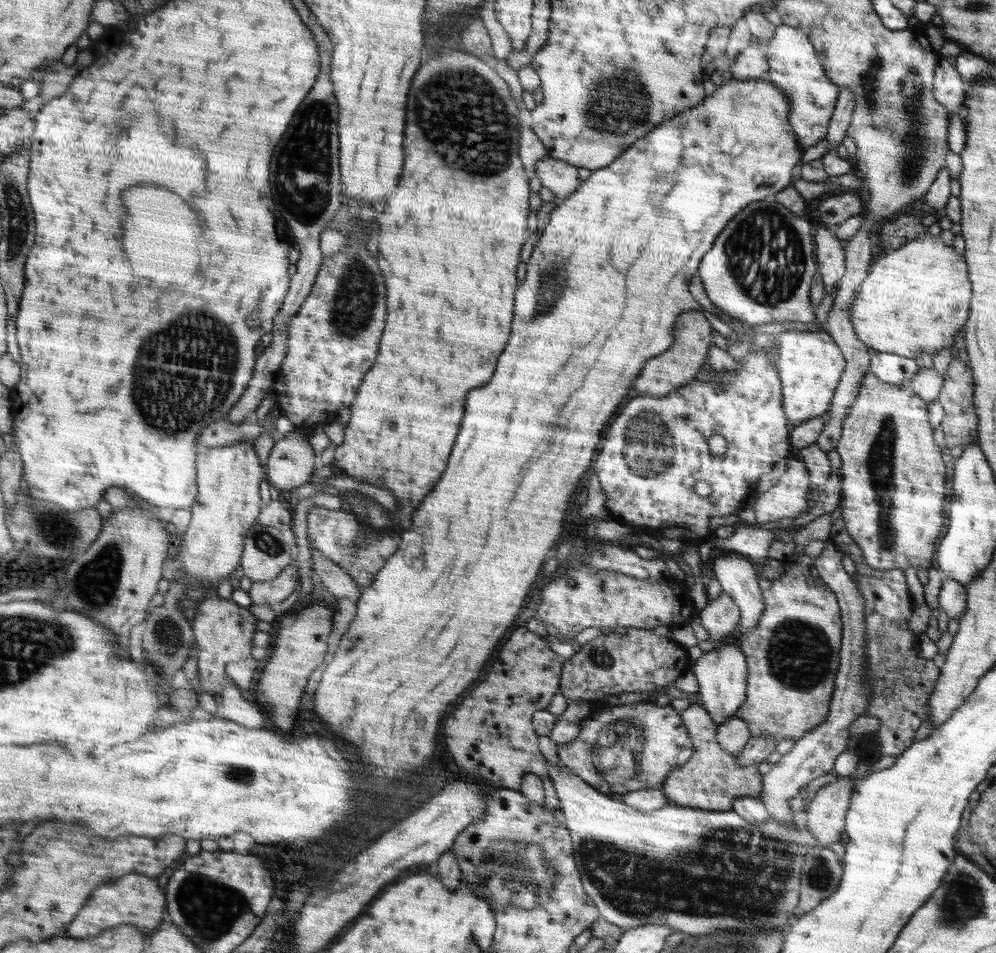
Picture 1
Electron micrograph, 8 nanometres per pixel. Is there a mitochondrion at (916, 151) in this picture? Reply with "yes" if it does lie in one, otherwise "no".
yes

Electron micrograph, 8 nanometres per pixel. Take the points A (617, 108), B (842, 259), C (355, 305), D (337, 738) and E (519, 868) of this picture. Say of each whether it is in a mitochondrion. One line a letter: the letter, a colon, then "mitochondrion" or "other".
A: mitochondrion
B: other
C: mitochondrion
D: other
E: mitochondrion

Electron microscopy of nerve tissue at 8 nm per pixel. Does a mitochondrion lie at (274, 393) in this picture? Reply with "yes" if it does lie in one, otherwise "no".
no

